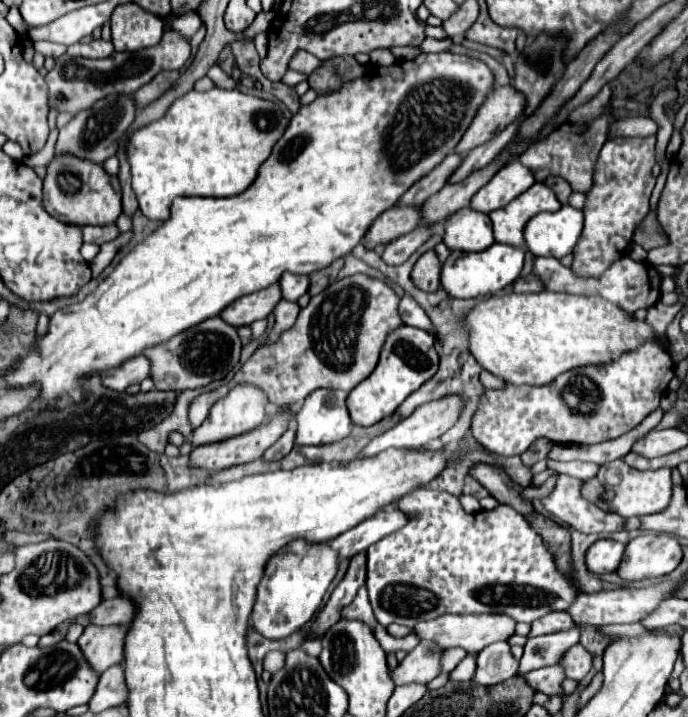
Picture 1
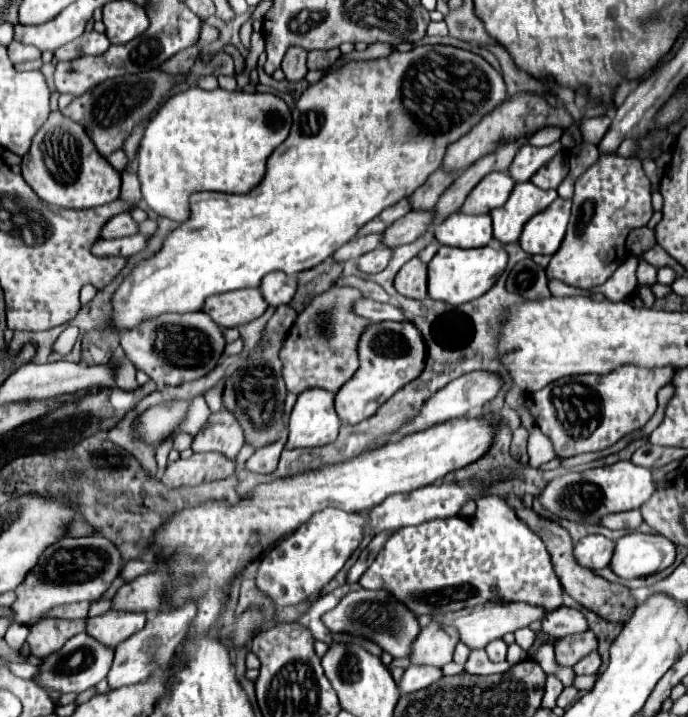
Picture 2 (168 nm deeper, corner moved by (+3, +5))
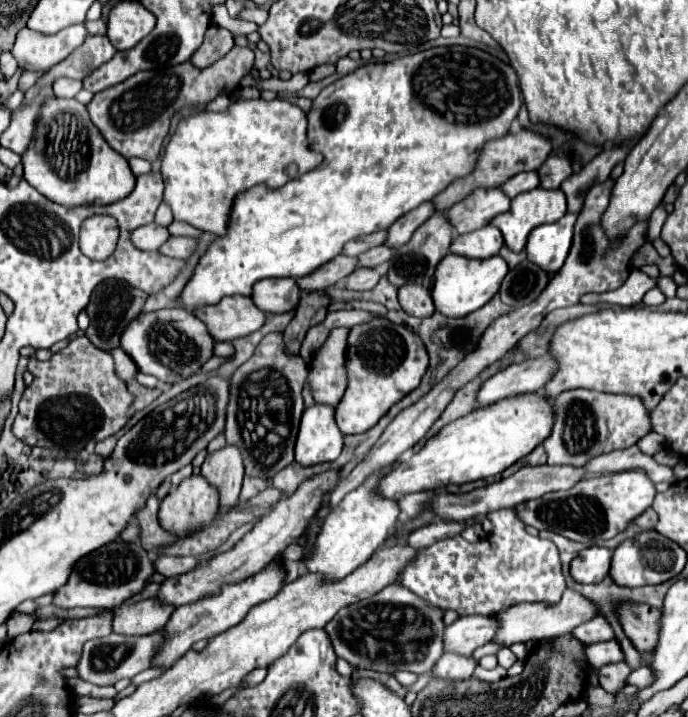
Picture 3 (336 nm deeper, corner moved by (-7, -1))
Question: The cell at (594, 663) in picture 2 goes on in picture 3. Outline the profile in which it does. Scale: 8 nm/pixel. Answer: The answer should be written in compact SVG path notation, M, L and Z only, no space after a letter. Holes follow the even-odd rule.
M618 662L618 664L608 664L608 666L600 668L598 672L600 672L602 688L616 696L626 686L626 678L632 672L632 668L626 662Z

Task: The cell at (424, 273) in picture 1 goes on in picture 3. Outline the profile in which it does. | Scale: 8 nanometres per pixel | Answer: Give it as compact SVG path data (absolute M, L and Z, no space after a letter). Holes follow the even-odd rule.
M406 284L404 288L400 288L398 300L400 300L400 306L404 308L404 312L410 316L426 318L426 316L434 314L434 302L432 302L430 290L426 290L420 284Z

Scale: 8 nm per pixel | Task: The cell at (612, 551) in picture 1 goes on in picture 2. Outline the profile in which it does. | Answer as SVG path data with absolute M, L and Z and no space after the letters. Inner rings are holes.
M588 534L574 546L574 558L580 566L598 570L610 564L614 542L602 534Z

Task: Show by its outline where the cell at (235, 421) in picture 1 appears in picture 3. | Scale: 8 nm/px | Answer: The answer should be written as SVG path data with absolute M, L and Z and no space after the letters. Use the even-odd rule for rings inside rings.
M226 446L220 452L214 452L202 464L200 476L204 476L210 484L214 484L214 488L218 488L220 496L218 514L228 512L230 508L234 508L234 504L238 504L238 494L244 478L240 450L236 446Z

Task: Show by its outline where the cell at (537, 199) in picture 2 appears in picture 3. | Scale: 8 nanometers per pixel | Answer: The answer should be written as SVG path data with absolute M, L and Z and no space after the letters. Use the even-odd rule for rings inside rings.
M534 188L512 200L506 214L500 214L492 224L502 232L506 246L520 252L526 246L528 234L542 224L560 220L566 214L566 196L562 190Z

